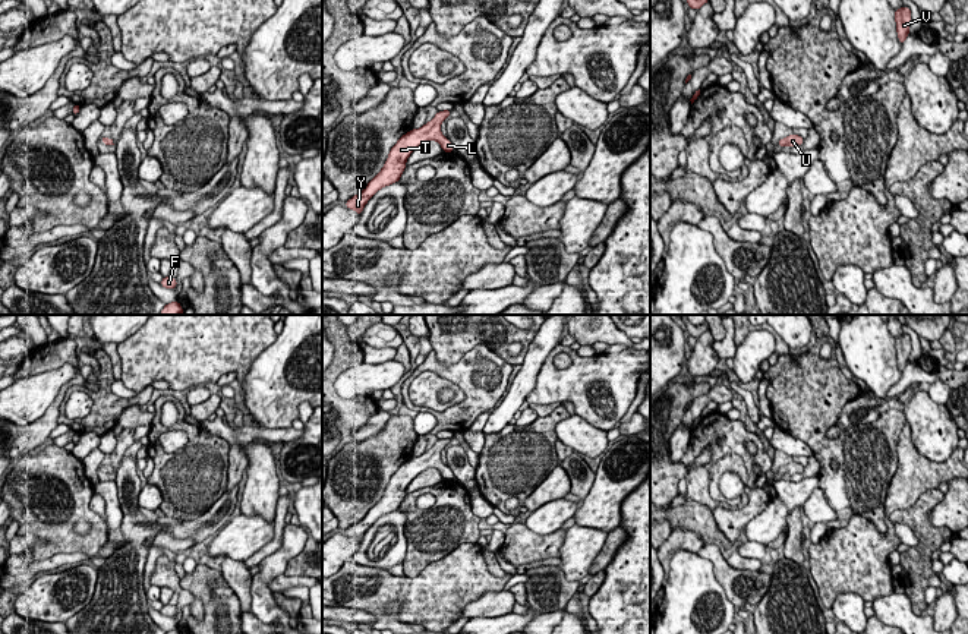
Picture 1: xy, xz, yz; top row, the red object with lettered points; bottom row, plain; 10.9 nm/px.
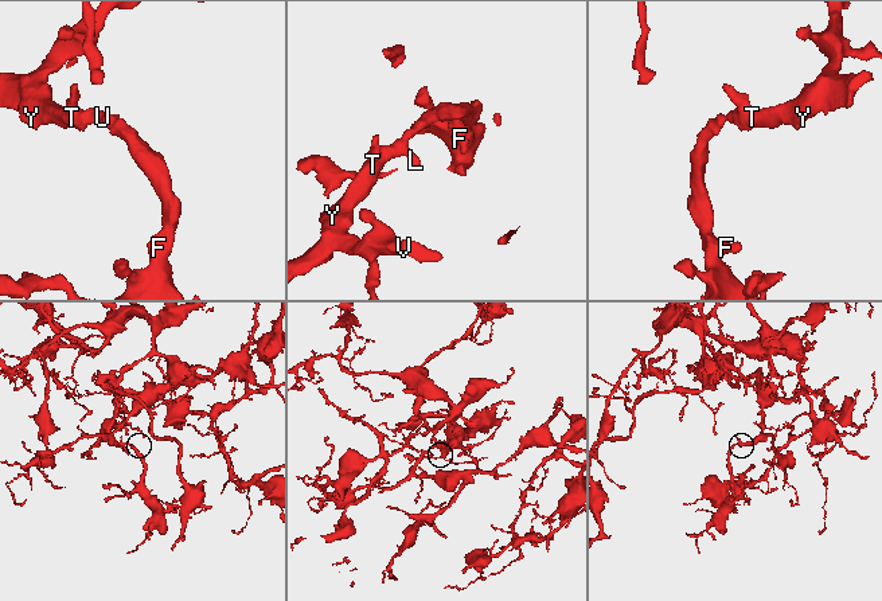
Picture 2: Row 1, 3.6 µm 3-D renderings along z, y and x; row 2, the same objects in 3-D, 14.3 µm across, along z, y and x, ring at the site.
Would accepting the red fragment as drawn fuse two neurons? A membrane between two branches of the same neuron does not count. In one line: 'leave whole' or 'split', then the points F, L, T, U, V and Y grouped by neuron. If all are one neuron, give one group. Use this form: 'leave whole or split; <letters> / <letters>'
leave whole; F L T U V Y

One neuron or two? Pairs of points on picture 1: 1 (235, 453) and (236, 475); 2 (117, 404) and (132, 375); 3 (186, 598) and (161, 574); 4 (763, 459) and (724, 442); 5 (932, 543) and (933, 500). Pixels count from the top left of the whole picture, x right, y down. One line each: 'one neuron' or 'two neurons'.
1: one neuron
2: two neurons
3: one neuron
4: one neuron
5: one neuron

